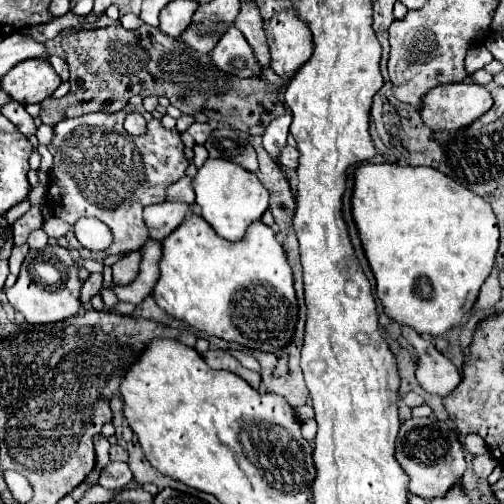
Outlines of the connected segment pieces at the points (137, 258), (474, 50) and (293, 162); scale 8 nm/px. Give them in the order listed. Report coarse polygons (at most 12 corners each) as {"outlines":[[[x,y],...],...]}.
{"outlines":[[[141,252],[125,254],[113,266],[115,284],[131,284]],[[483,44],[469,48],[465,70],[469,76],[489,64],[493,56]],[[285,146],[279,164],[297,168],[297,150]]]}

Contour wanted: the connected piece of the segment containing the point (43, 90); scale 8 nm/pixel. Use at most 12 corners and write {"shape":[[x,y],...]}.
{"shape":[[47,60],[1,78],[19,104],[39,104],[61,84]]}

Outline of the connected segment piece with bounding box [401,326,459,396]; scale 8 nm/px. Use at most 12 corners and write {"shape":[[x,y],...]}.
{"shape":[[401,326],[419,352],[417,380],[439,396],[459,384],[459,370],[429,338]]}

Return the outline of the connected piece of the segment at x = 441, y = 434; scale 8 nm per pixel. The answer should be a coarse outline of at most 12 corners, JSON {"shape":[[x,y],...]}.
{"shape":[[409,418],[395,458],[409,492],[445,496],[465,474],[447,422]]}

